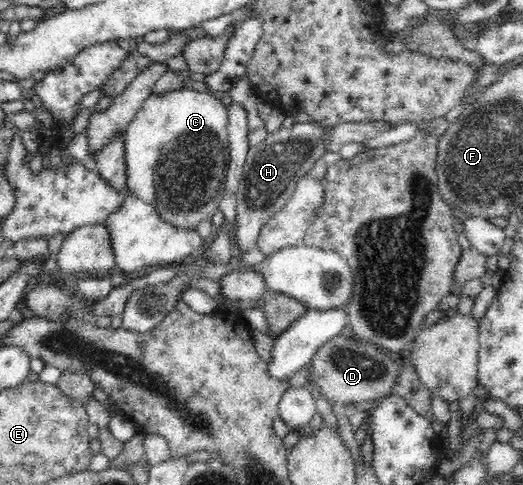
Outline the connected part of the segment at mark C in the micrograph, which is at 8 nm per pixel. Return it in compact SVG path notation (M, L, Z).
M180 88L151 95L122 134L125 138L126 182L130 195L155 205L159 216L177 228L188 230L209 217L218 218L230 159L227 123L227 107L211 93Z

